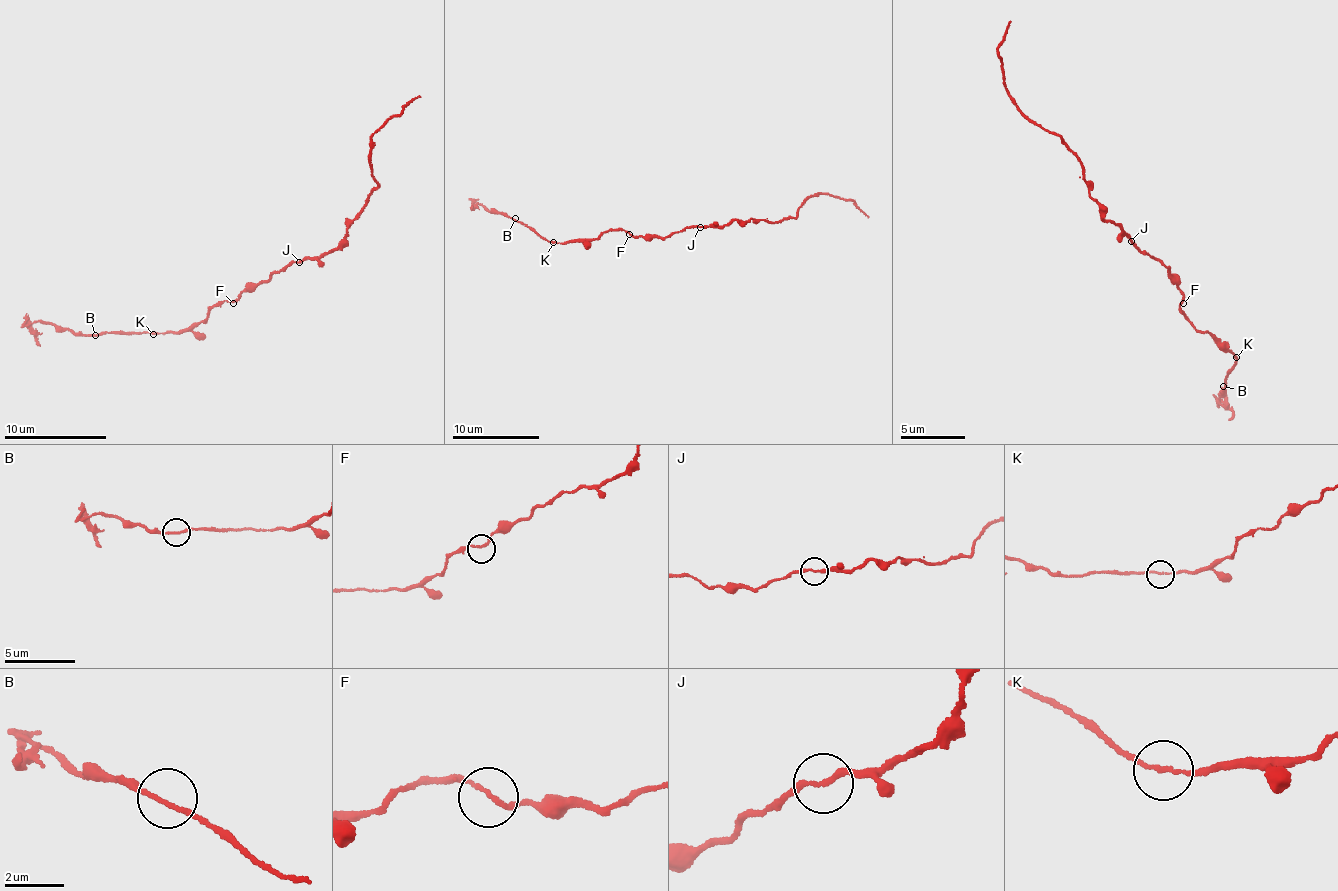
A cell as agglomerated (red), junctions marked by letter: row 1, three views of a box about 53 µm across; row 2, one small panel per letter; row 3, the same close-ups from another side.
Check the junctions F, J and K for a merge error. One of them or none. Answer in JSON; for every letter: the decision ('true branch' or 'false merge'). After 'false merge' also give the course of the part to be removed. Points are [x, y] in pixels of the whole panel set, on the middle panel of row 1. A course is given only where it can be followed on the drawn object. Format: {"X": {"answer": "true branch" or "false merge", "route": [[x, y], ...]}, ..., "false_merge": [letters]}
{"F": {"answer": "true branch"}, "J": {"answer": "true branch"}, "K": {"answer": "false merge", "route": [[554, 243], [505, 216], [489, 212], [479, 205], [472, 204], [472, 208]]}, "false_merge": ["K"]}

